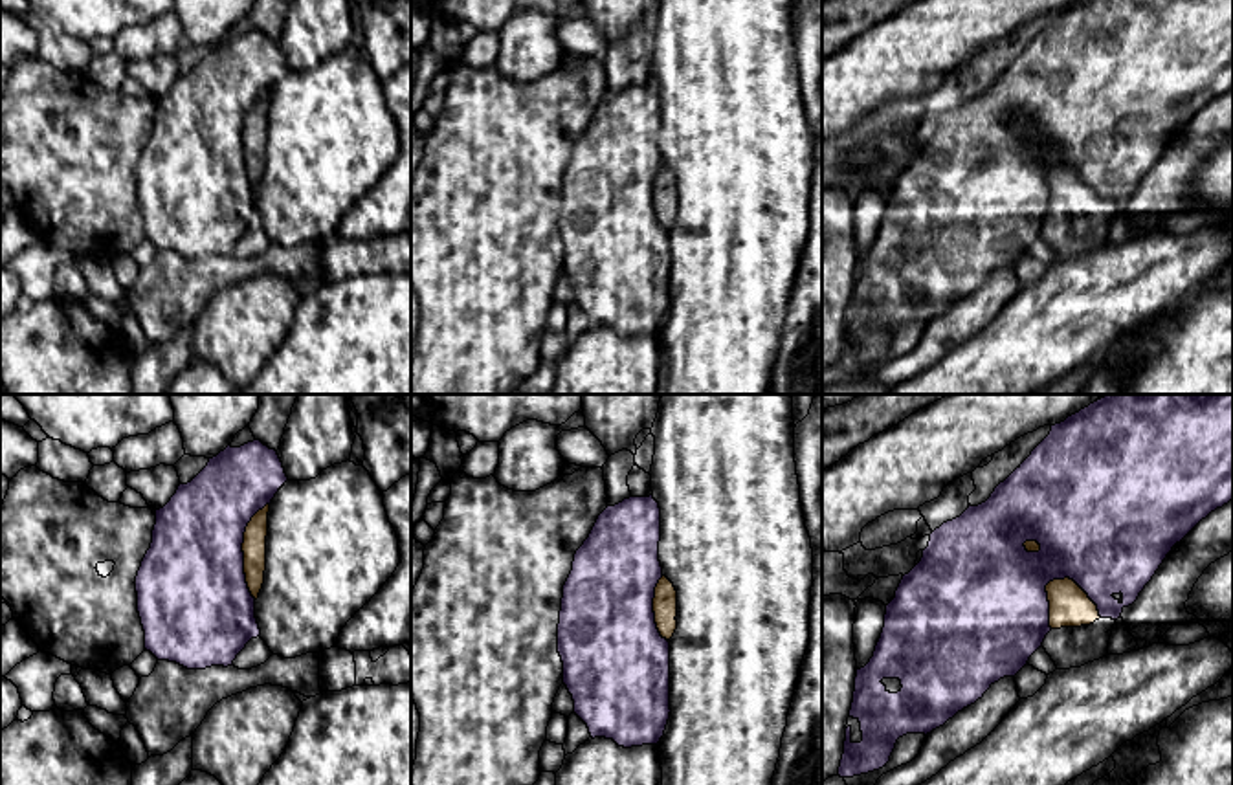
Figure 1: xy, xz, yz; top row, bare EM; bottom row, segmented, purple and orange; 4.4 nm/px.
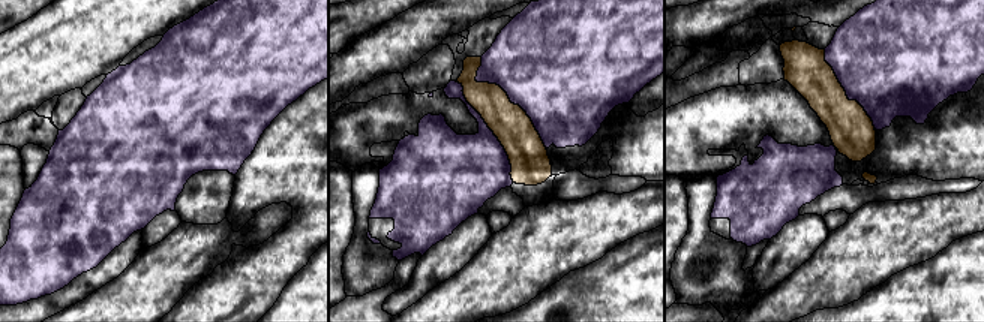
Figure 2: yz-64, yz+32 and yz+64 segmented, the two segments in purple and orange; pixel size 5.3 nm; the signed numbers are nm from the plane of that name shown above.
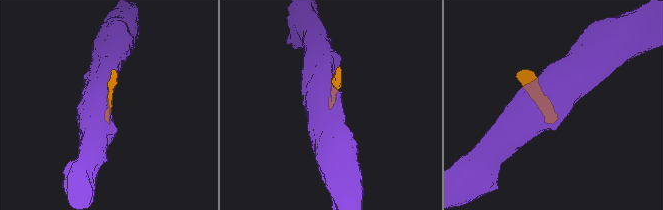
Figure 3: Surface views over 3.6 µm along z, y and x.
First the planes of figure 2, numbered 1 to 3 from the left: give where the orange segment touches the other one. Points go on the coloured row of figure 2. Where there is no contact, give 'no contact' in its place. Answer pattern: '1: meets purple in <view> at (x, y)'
1: no contact
2: meets purple in yz+32 at (507, 95)
3: meets purple in yz+64 at (845, 90)

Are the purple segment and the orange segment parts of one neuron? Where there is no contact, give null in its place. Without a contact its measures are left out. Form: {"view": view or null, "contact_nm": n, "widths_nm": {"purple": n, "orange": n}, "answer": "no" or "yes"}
{"view": "yz", "contact_nm": 300, "widths_nm": {"purple": 500, "orange": 180}, "answer": "no"}

